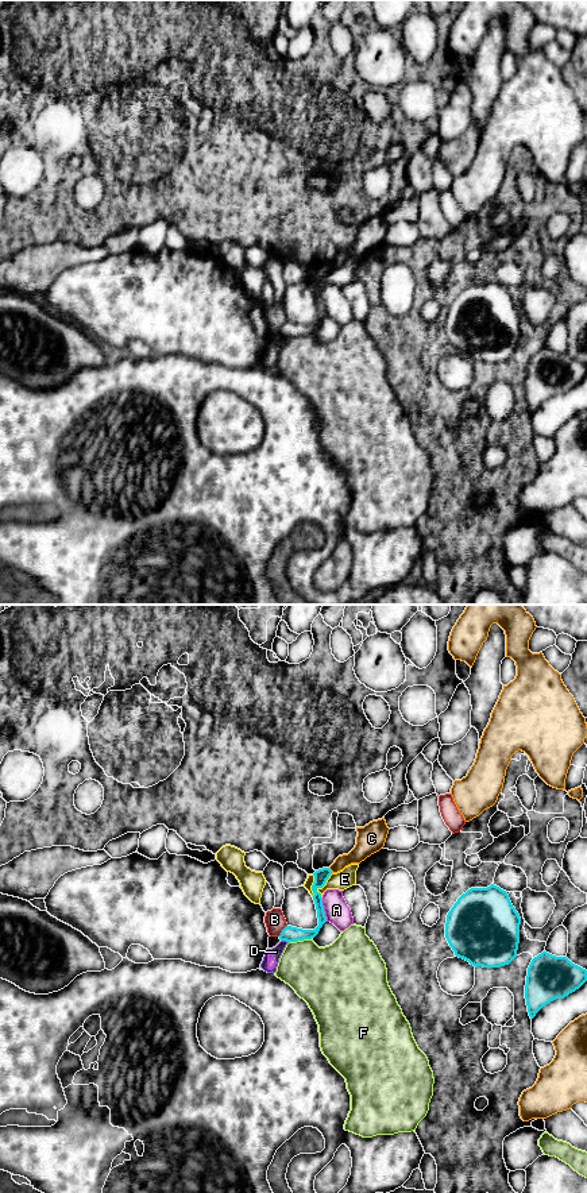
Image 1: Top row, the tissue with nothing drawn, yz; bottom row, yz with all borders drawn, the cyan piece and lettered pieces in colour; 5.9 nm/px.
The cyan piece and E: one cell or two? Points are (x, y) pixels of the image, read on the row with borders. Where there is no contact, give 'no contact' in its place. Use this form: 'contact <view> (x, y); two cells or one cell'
contact yz (321, 887); two cells

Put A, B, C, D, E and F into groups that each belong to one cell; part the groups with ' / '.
A D / B / C / E / F

